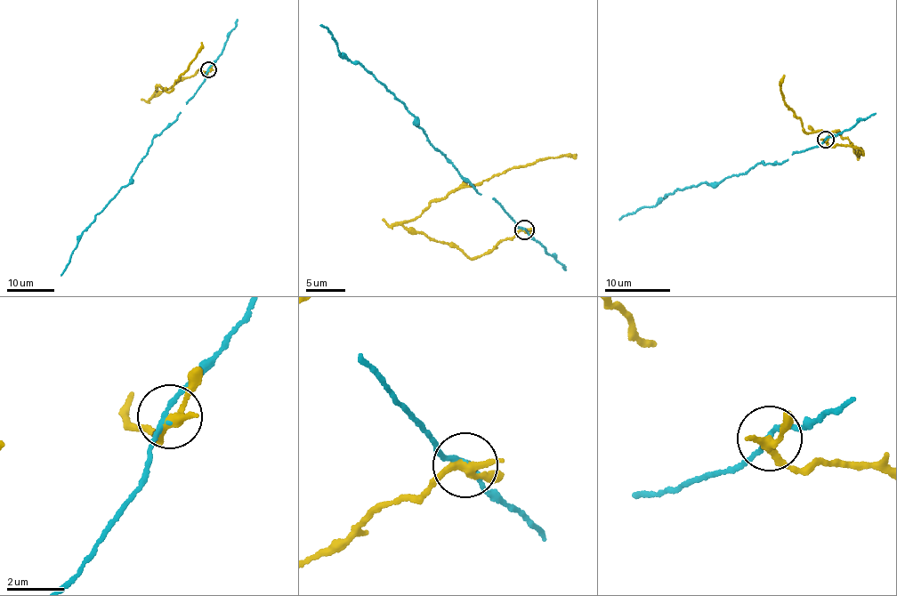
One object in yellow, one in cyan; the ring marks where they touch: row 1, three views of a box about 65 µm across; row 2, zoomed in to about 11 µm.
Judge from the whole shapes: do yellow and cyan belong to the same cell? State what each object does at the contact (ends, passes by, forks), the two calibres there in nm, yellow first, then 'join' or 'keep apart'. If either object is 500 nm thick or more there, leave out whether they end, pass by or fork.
yellow forks | cyan passes by | 240/140 nm | keep apart

